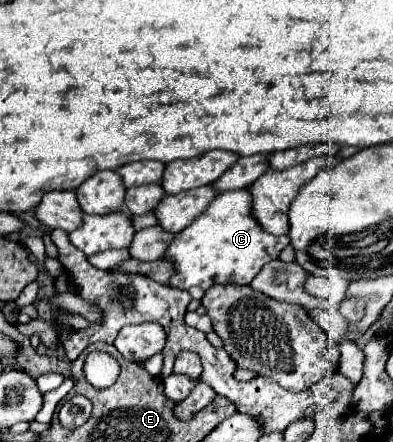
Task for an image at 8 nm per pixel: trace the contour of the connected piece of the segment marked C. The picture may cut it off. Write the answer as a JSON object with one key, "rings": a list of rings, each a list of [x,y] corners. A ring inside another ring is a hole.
{"rings":[[[247,188],[223,192],[215,198],[215,202],[209,204],[209,208],[201,216],[197,216],[193,220],[193,224],[189,224],[183,232],[179,232],[175,236],[175,240],[169,244],[169,248],[165,252],[165,258],[171,260],[177,268],[177,274],[169,280],[171,286],[183,288],[183,290],[189,290],[191,286],[201,286],[203,290],[207,290],[209,286],[213,286],[217,282],[219,284],[229,284],[229,282],[249,284],[269,260],[279,256],[279,252],[289,244],[289,236],[273,236],[273,234],[265,232],[253,214],[251,200],[253,198]]]}

